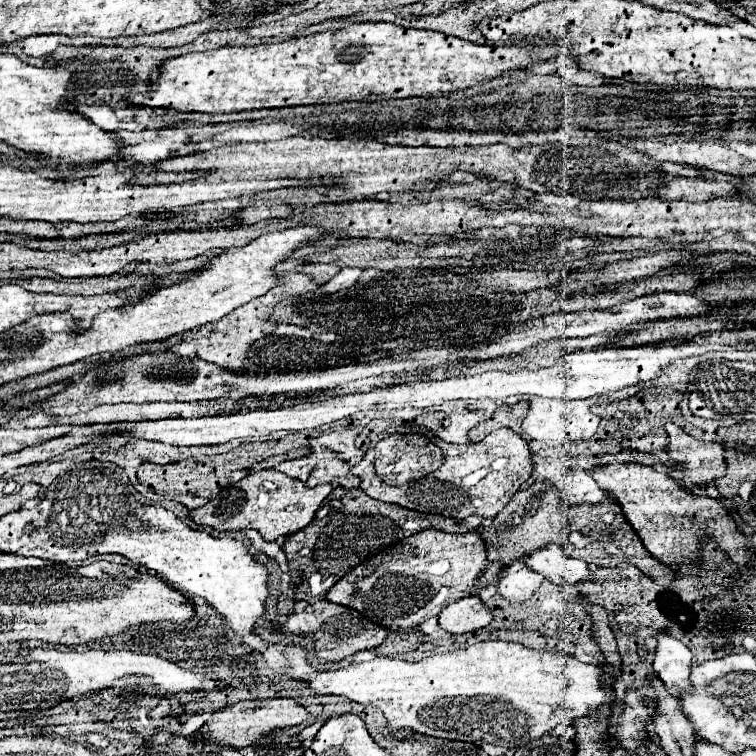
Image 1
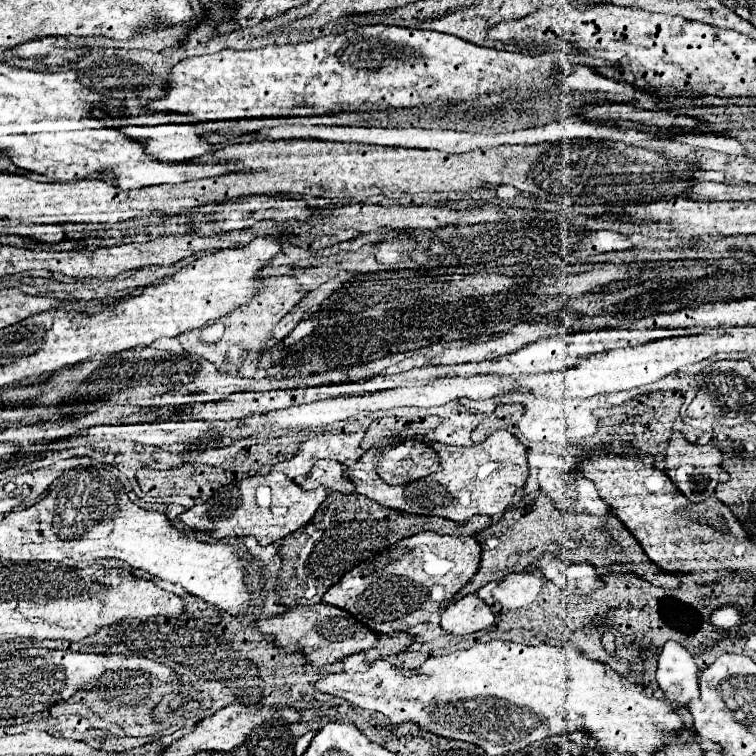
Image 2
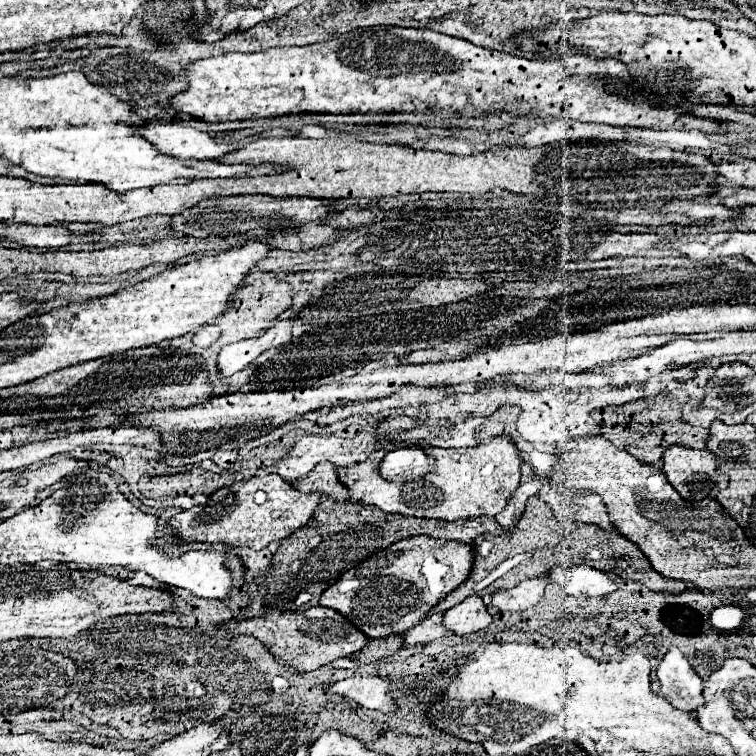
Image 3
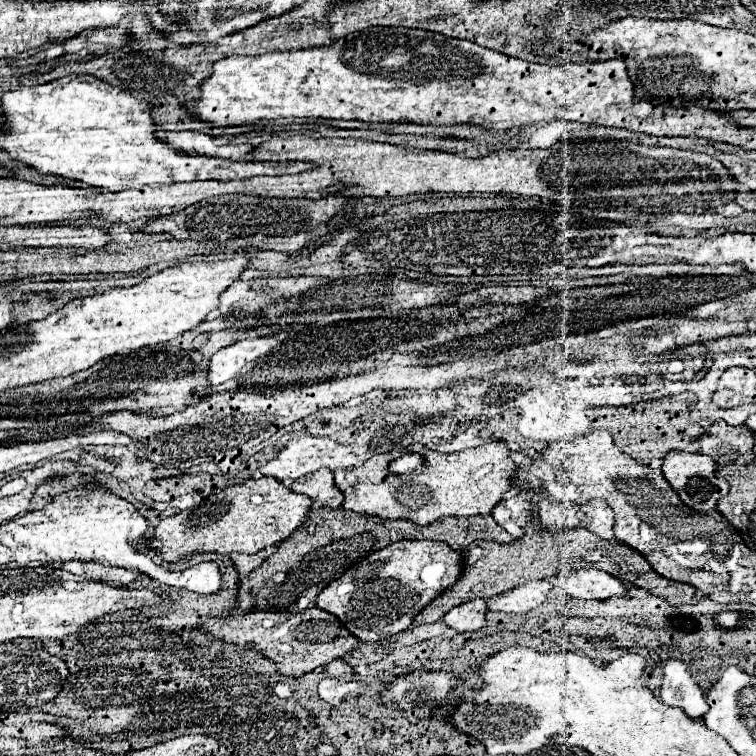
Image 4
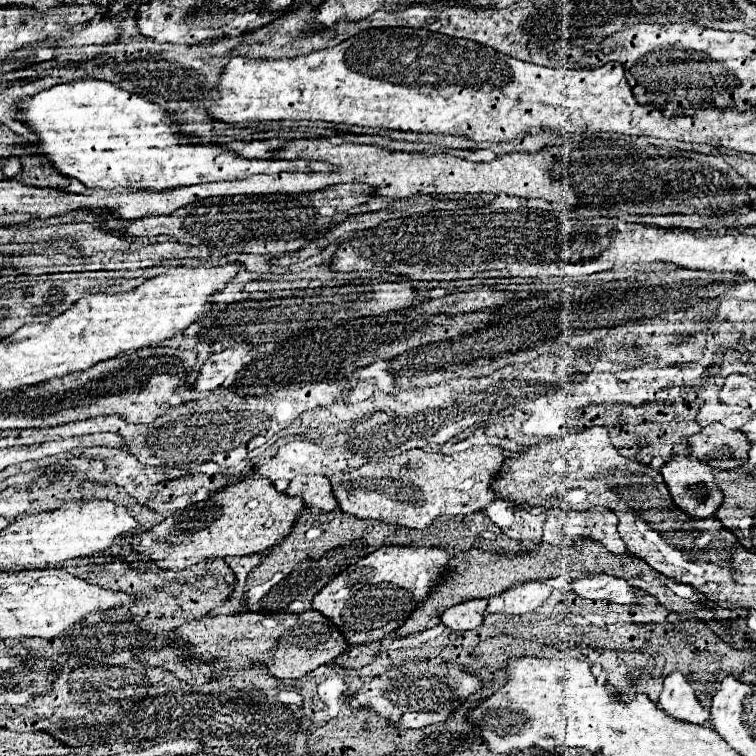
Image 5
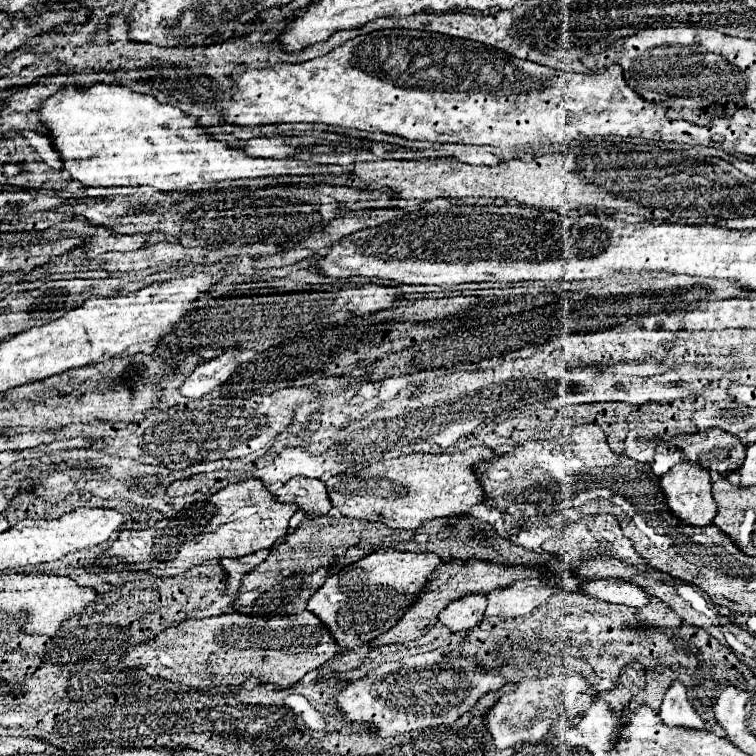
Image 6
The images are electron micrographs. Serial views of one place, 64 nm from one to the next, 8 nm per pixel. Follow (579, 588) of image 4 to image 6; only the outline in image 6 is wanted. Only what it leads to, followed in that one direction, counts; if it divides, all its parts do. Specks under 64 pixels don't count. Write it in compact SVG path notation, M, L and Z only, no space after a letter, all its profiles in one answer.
M620 578L590 580L590 582L584 582L580 588L582 588L580 592L588 594L588 596L596 596L606 602L634 606L634 608L642 608L642 606L650 604L650 600L652 600L652 596L646 594L640 586L634 586L634 584L620 580Z

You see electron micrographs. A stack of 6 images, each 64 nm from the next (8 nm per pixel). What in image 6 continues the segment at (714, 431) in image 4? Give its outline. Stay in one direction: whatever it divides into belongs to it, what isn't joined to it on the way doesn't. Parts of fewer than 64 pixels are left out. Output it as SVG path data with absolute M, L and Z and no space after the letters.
M718 428L692 436L678 436L674 446L686 456L688 462L720 474L734 472L746 456L746 446L742 446L736 436Z

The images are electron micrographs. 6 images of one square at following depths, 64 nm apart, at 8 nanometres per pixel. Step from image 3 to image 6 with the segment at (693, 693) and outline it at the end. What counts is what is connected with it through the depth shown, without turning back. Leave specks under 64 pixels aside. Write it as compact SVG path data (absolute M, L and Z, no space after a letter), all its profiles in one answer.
M674 682L670 686L670 690L664 696L662 708L658 712L660 720L670 726L670 728L694 728L694 730L702 730L704 728L704 720L696 714L696 710L692 708L692 704L686 698L686 688L680 682Z

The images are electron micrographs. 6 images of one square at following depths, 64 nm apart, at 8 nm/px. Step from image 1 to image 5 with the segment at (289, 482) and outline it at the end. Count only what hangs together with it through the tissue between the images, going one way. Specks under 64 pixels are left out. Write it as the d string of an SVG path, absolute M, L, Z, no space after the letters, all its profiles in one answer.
M242 480L216 492L204 502L190 504L186 510L164 518L146 532L126 536L124 544L134 552L144 554L144 560L154 562L160 570L178 572L208 558L260 554L292 532L294 520L302 510L302 498L290 498L284 492L274 490L270 480Z

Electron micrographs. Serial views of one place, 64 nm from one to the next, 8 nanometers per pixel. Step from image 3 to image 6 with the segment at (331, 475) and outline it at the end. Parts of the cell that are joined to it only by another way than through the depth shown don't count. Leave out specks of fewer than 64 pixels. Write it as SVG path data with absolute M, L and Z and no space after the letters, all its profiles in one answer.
M296 476L288 480L280 490L276 490L274 496L278 498L278 502L296 504L298 510L306 512L308 516L324 516L332 508L324 482L316 478Z

